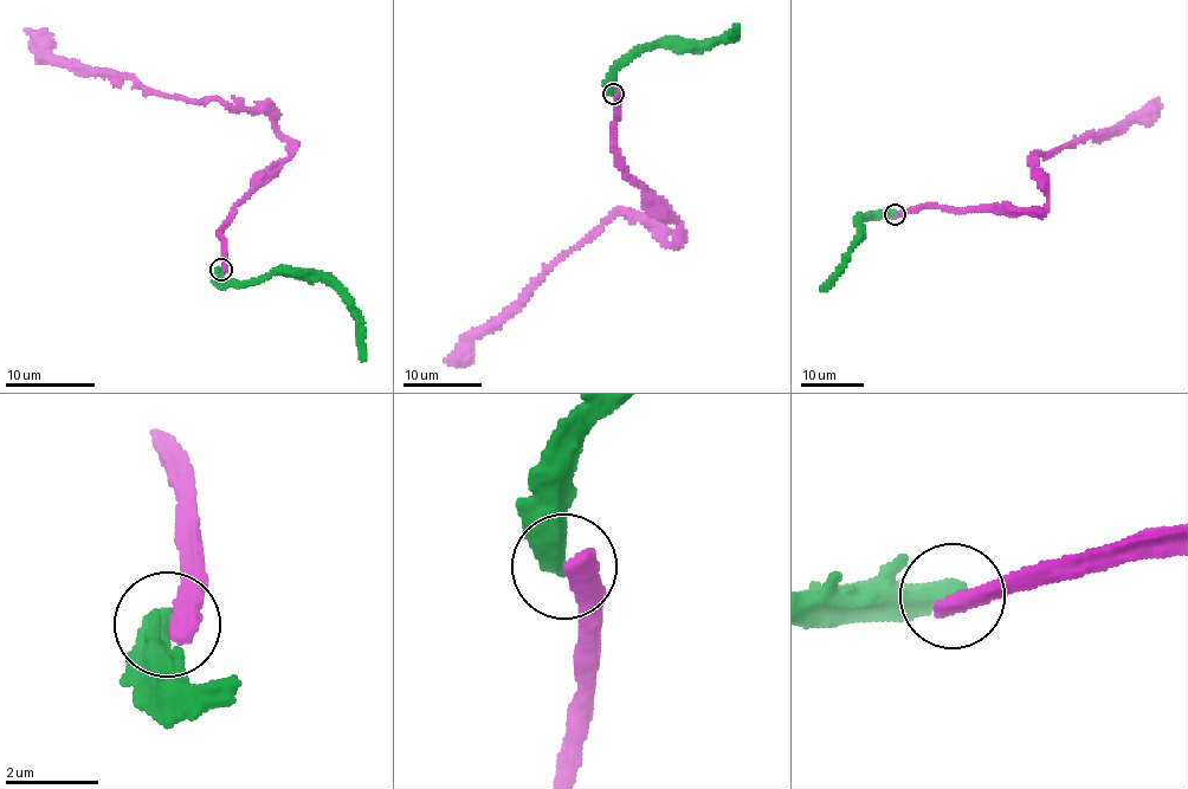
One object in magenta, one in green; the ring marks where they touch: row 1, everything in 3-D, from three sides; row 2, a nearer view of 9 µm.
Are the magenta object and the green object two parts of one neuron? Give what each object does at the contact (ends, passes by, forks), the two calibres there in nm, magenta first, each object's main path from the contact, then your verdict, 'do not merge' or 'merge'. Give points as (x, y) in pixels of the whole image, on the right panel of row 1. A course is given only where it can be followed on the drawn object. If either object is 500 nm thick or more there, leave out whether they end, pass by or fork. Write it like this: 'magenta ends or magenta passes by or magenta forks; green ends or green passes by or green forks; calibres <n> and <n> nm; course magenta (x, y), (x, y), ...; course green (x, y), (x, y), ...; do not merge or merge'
calibres 500 and 500 nm; course magenta (893, 214), (919, 207), (1043, 212), (1047, 192), (1034, 176), (1032, 154), (1104, 133), (1159, 98); course green (893, 214), (860, 218), (860, 233), (840, 269), (820, 290); do not merge

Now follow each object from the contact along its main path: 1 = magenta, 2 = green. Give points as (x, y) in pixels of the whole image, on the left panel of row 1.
1: (220, 271), (223, 221), (290, 155), (276, 120), (212, 98), (168, 96), (122, 73), (51, 53), (24, 28)
2: (220, 271), (220, 282), (237, 284), (272, 273), (322, 273), (356, 322), (356, 343), (366, 361)

